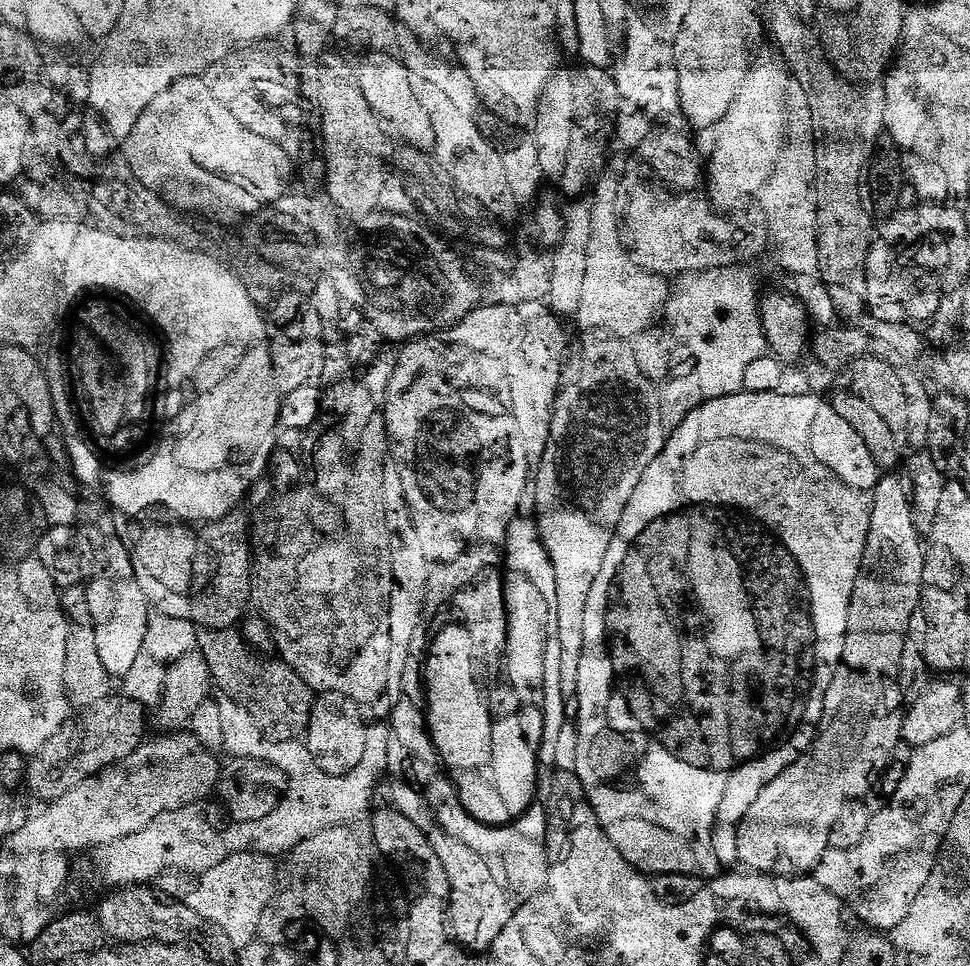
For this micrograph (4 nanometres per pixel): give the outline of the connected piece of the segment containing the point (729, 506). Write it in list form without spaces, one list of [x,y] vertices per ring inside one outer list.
[[[737,390],[727,392],[718,398],[710,398],[682,422],[670,434],[666,446],[654,458],[654,466],[642,478],[638,490],[626,502],[626,510],[622,510],[622,518],[618,518],[618,526],[614,526],[614,534],[610,534],[610,546],[606,546],[606,554],[594,573],[594,582],[590,586],[590,602],[586,602],[586,618],[582,618],[582,642],[580,643],[580,653],[578,654],[578,678],[576,679],[576,729],[578,730],[578,742],[576,743],[576,765],[578,766],[578,792],[581,792],[583,803],[588,804],[594,810],[594,818],[602,830],[603,837],[606,838],[607,845],[610,846],[622,862],[626,862],[635,872],[647,874],[654,870],[678,870],[684,874],[699,876],[701,878],[711,878],[721,876],[723,872],[732,869],[732,865],[738,859],[736,842],[738,840],[738,830],[742,824],[742,818],[746,810],[754,804],[754,798],[762,794],[762,790],[778,774],[782,774],[788,769],[801,754],[808,751],[812,746],[812,741],[816,734],[817,725],[820,723],[824,713],[824,699],[830,690],[830,682],[840,665],[842,650],[846,642],[846,630],[848,629],[848,611],[850,602],[854,594],[856,579],[860,577],[860,567],[862,558],[866,550],[866,542],[870,534],[870,514],[874,506],[874,490],[876,483],[881,478],[874,458],[870,458],[870,450],[866,450],[866,442],[858,438],[858,434],[840,417],[834,414],[831,403],[827,399],[816,394],[808,396],[784,396],[783,391],[778,392],[745,392]]]

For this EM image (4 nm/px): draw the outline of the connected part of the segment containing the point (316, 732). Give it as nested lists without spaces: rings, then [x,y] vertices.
[[[323,684],[314,690],[314,694],[310,694],[304,706],[302,742],[310,754],[314,754],[322,770],[342,774],[346,770],[354,770],[354,766],[362,762],[368,749],[368,722],[361,697],[337,684]]]

